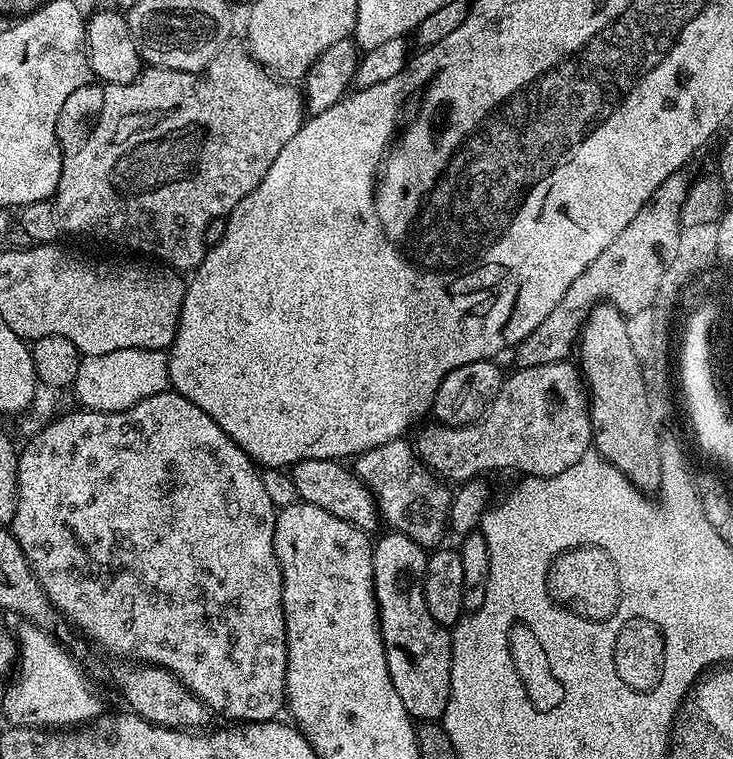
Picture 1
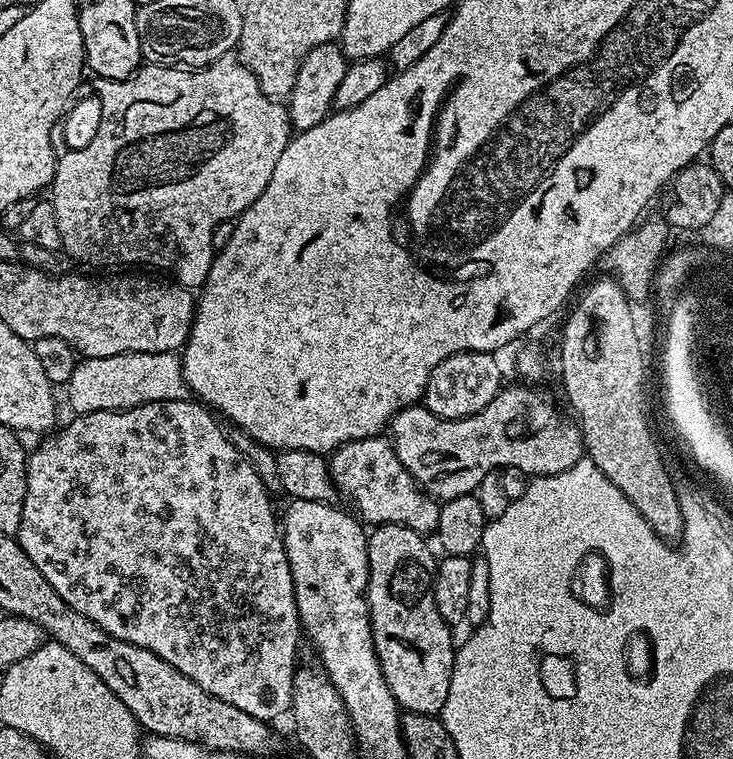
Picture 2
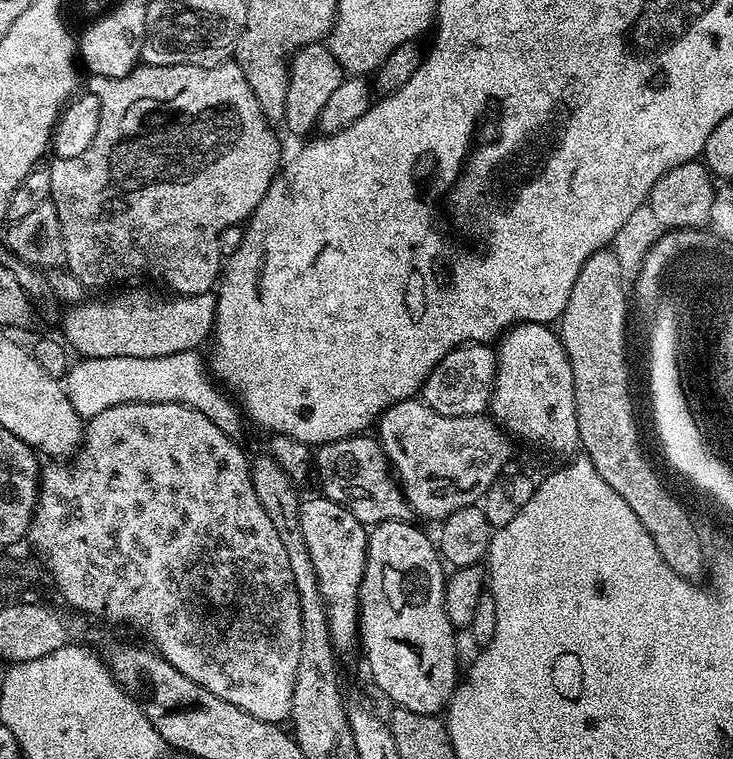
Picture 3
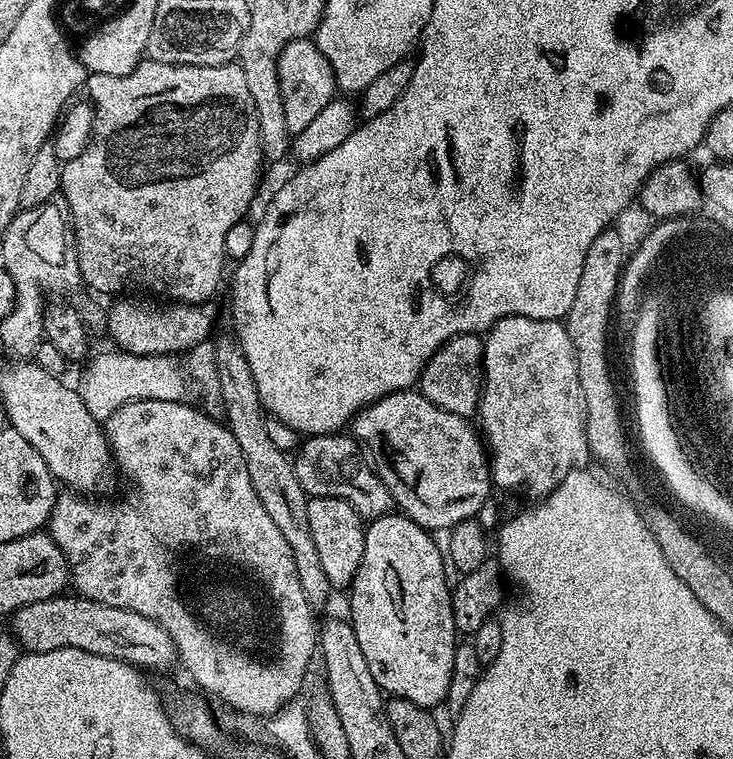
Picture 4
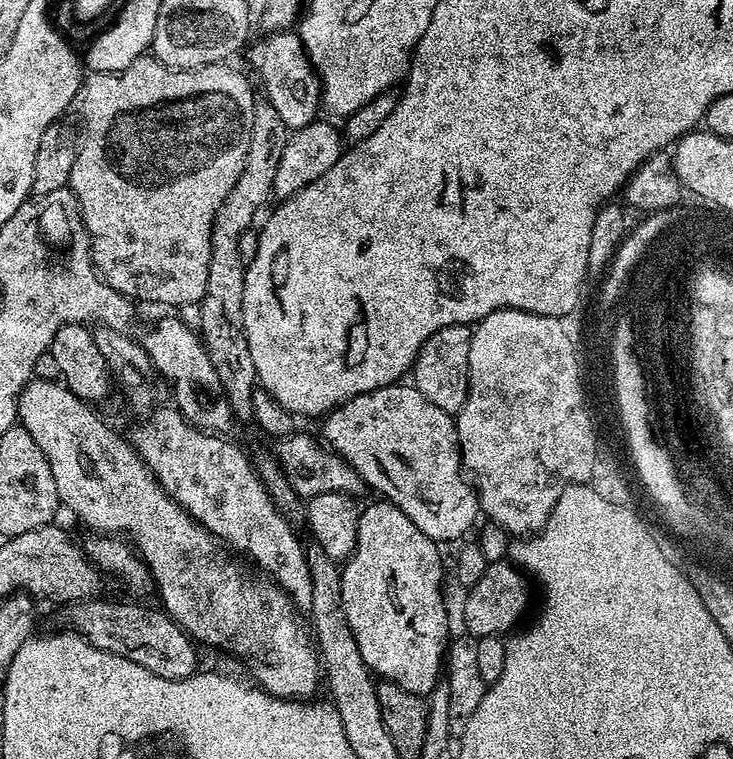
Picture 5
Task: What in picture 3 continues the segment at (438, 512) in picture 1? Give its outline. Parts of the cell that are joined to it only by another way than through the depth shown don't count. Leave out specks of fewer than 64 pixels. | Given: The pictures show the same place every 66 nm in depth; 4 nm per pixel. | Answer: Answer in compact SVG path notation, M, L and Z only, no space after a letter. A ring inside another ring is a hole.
M361 434L319 445L314 452L314 480L315 476L317 482L320 483L319 495L338 502L346 510L350 510L350 514L354 514L354 518L358 518L358 522L362 522L365 526L375 526L387 520L411 521L413 519L412 507L404 497L392 466L375 435Z

